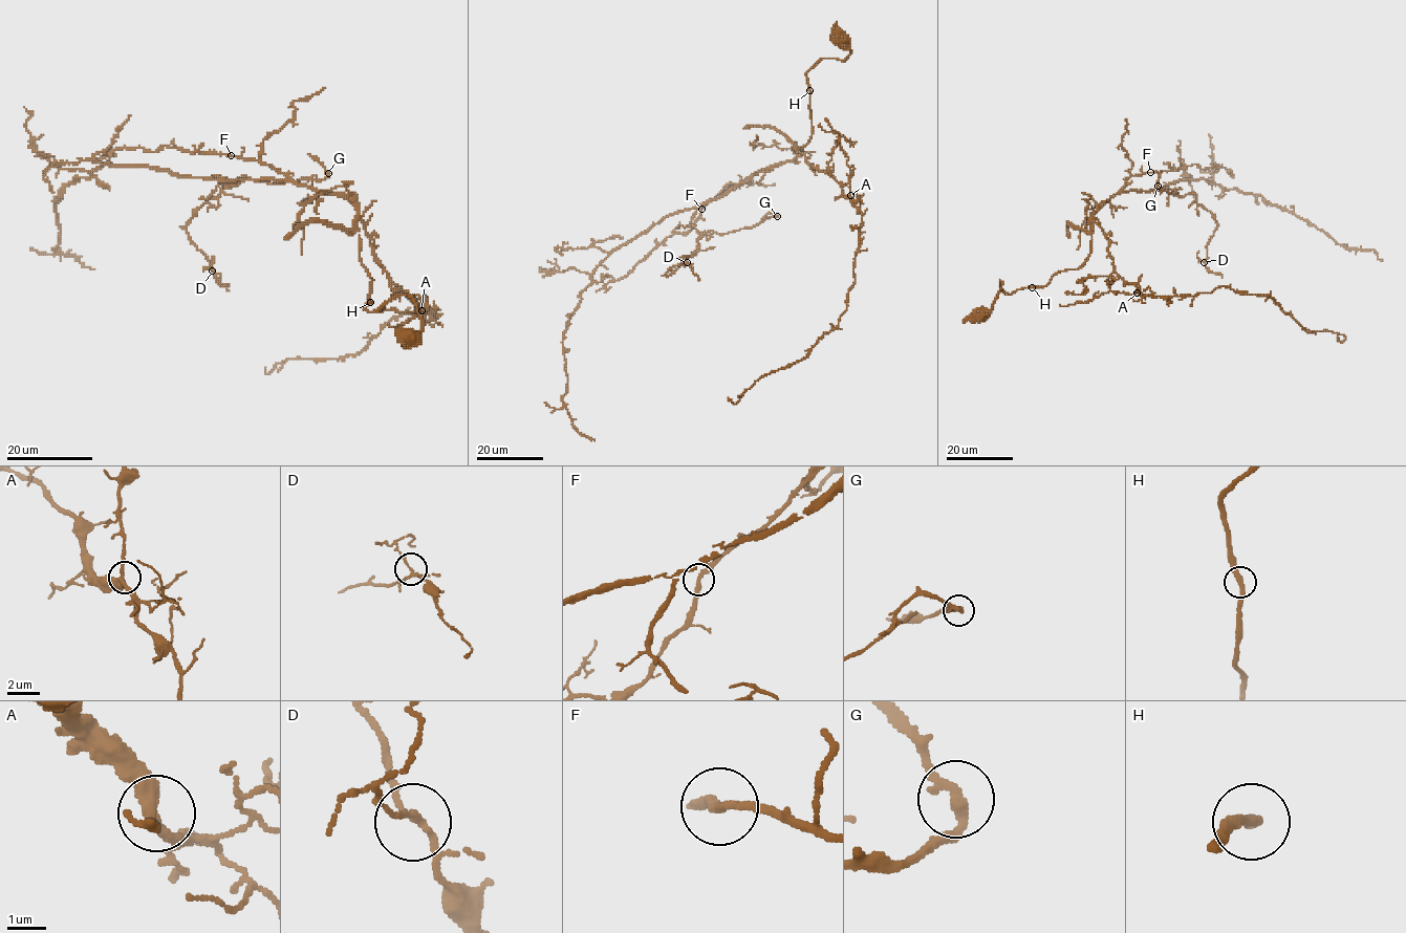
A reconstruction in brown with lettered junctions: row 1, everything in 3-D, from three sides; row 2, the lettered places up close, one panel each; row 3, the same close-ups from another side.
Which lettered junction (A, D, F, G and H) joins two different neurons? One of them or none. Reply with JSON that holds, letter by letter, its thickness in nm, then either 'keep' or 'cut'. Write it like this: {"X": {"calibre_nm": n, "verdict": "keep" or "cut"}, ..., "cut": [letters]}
{"A": {"calibre_nm": 280, "verdict": "keep"}, "D": {"calibre_nm": 140, "verdict": "keep"}, "F": {"calibre_nm": 200, "verdict": "keep"}, "G": {"calibre_nm": 260, "verdict": "keep"}, "H": {"calibre_nm": 260, "verdict": "keep"}, "cut": []}

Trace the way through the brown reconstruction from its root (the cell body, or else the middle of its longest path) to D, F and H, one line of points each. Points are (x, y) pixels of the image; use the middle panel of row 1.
D: (840, 38), (848, 56), (806, 73), (810, 139), (700, 205), (696, 254), (665, 274), (687, 262)
F: (840, 38), (848, 56), (821, 59), (806, 73), (812, 136), (800, 152), (740, 185), (729, 183), (701, 209)
H: (840, 38), (850, 52), (844, 60), (821, 59), (806, 73), (810, 90)

